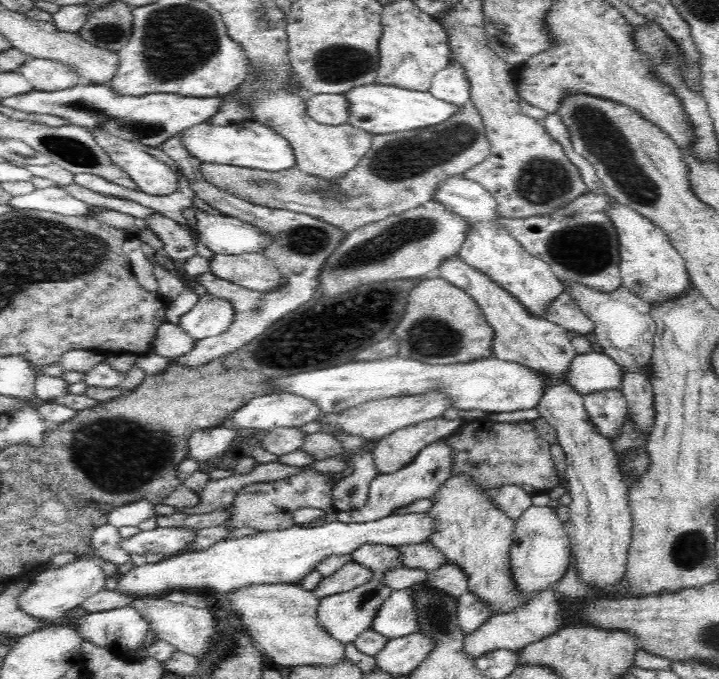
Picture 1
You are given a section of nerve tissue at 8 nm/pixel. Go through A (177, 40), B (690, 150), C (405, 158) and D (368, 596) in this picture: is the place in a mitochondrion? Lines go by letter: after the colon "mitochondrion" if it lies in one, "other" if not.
A: mitochondrion
B: other
C: mitochondrion
D: other

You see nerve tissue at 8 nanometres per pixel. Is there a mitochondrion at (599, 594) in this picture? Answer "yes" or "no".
no

